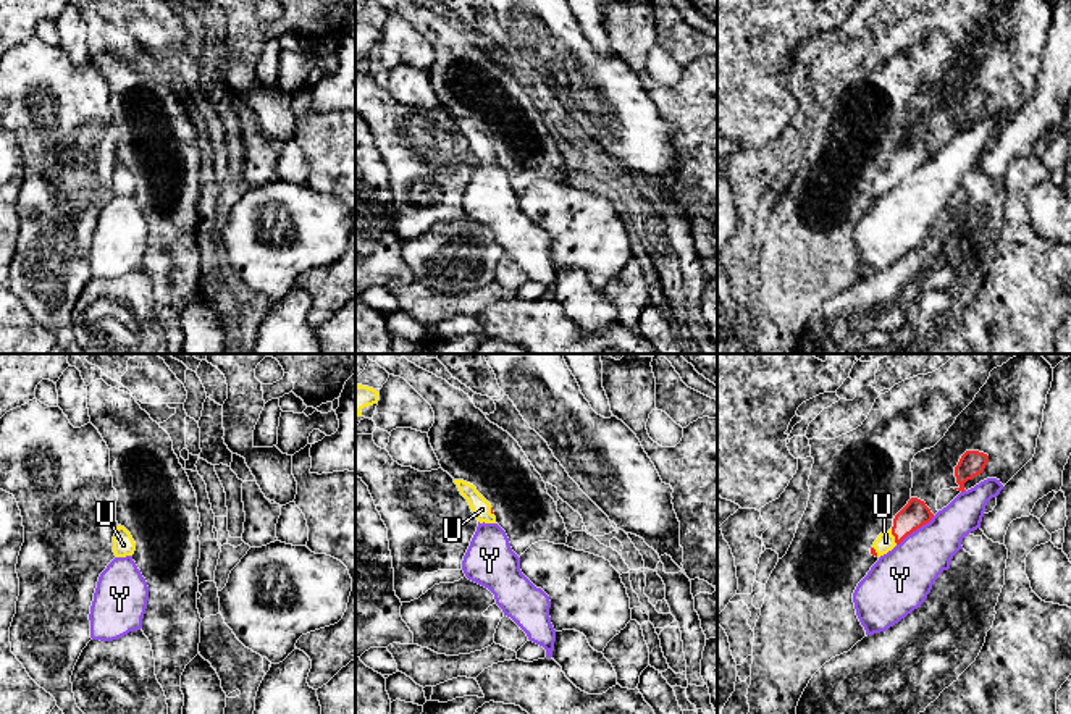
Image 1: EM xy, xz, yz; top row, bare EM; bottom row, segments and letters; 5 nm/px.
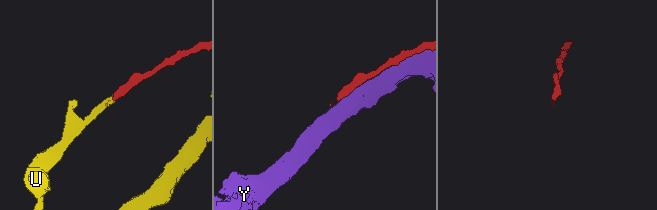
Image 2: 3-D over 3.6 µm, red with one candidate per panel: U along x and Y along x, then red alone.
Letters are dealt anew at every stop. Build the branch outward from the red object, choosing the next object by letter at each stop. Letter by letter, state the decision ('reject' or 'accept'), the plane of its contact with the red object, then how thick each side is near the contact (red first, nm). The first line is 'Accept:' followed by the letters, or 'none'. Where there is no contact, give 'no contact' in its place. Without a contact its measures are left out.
Accept: U
U: accept; meets red in yz; 140 nm thick on the red side, 90 nm on the other
Y: reject; meets red in yz; 140 nm thick on the red side, 300 nm on the other

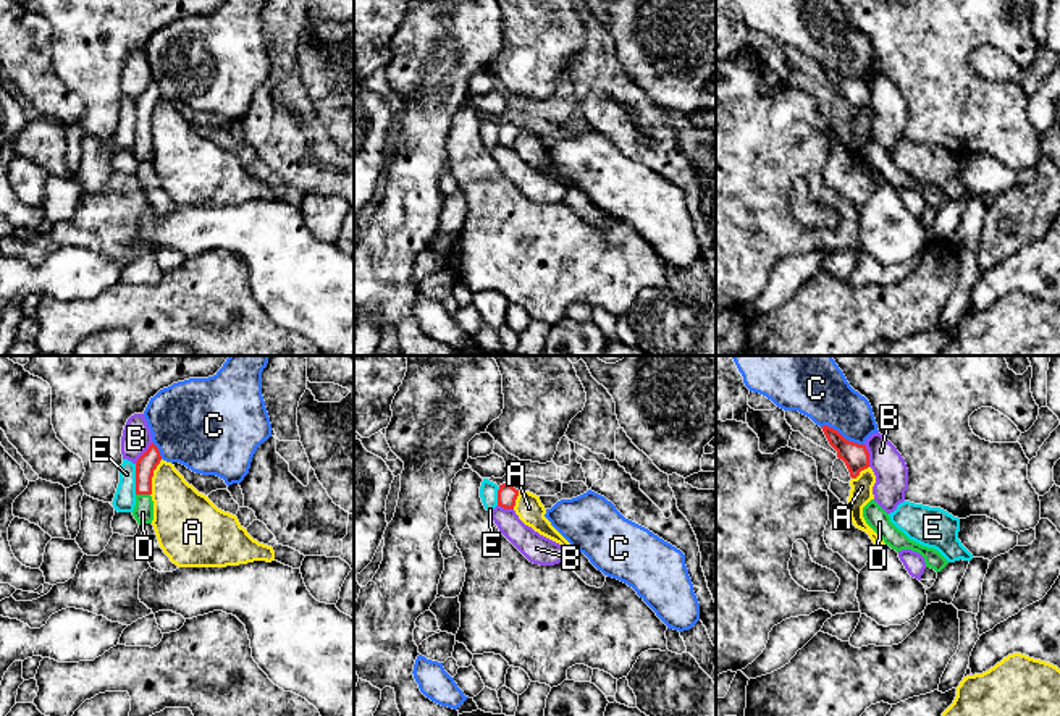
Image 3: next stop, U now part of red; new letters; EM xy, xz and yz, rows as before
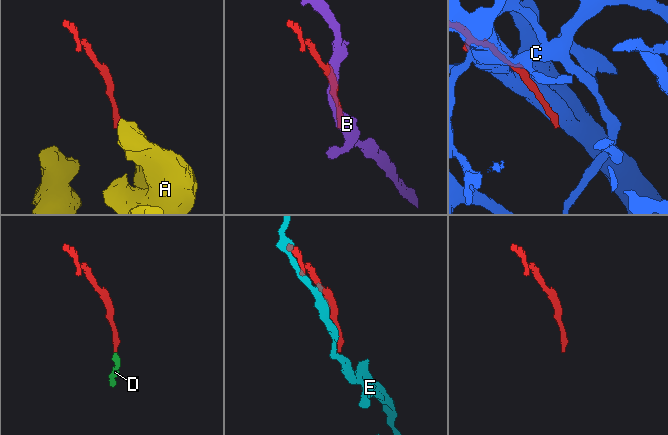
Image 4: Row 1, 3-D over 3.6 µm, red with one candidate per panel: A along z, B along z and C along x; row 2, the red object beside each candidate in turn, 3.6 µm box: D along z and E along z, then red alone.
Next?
Accept: D
A: reject; meets red in xy; 100 nm thick on the red side, 280 nm on the other
B: reject; meets red in yz; 130 nm thick on the red side, 160 nm on the other
C: reject; meets red in yz; 130 nm thick on the red side, 280 nm on the other
D: accept; meets red in xy; 100 nm thick on the red side, 100 nm on the other
E: reject; meets red in xy; 100 nm thick on the red side, 110 nm on the other

